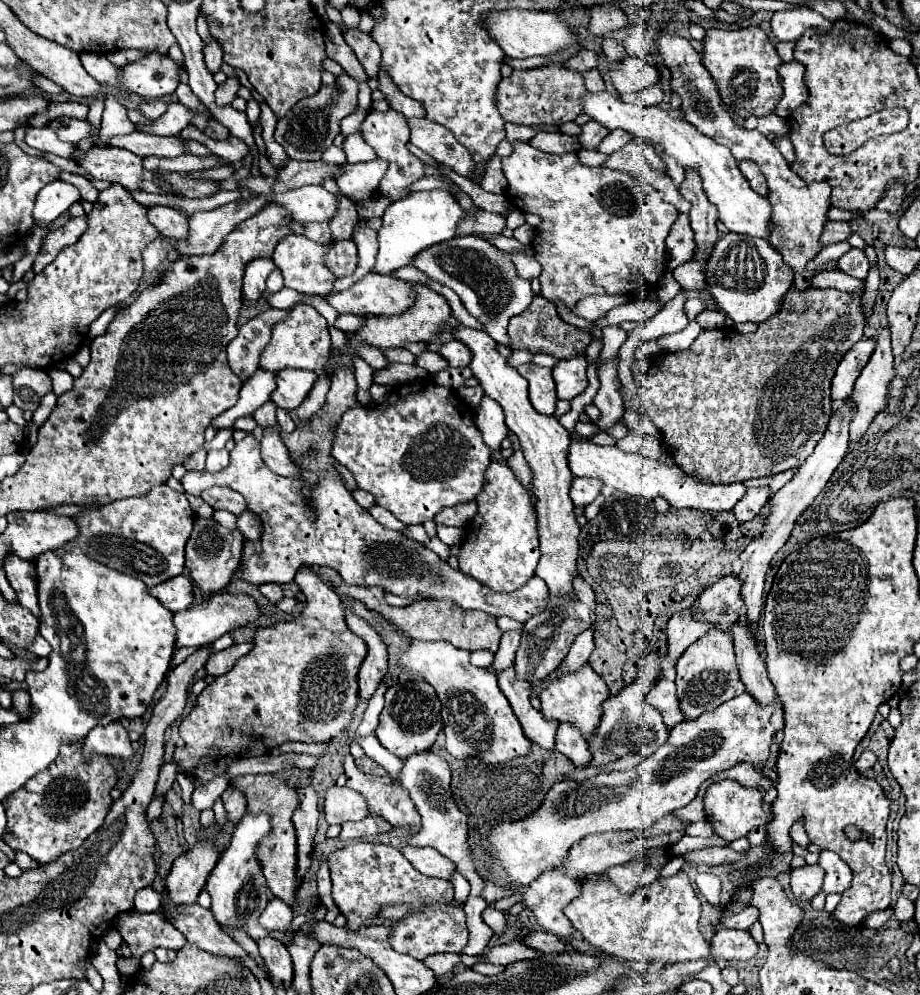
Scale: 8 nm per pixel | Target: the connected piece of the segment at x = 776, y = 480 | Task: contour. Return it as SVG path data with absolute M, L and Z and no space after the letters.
M798 468L793 469L776 474L775 476L749 479L744 482L744 486L747 488L768 486L775 493L793 478Z

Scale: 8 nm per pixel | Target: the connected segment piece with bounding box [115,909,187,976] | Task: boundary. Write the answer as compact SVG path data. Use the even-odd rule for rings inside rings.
M132 909L119 915L115 926L131 948L131 958L117 962L119 972L127 976L139 970L139 960L145 952L155 948L181 950L187 944L187 938L171 924L165 924L159 912L147 914Z

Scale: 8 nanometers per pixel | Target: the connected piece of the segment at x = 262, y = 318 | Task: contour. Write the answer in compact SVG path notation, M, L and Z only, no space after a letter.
M269 308L239 328L237 338L227 346L227 356L231 370L243 382L247 382L259 368L259 356L271 338L271 328L283 322L287 316L289 310Z

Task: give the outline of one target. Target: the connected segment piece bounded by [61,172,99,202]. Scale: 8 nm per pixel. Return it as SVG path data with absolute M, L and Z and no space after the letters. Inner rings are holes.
M61 172L61 178L63 178L65 182L71 182L73 186L77 186L83 200L87 200L87 202L97 202L97 198L99 198L99 190L97 190L87 178L83 178L83 176L75 176L75 174L69 174L69 172Z

